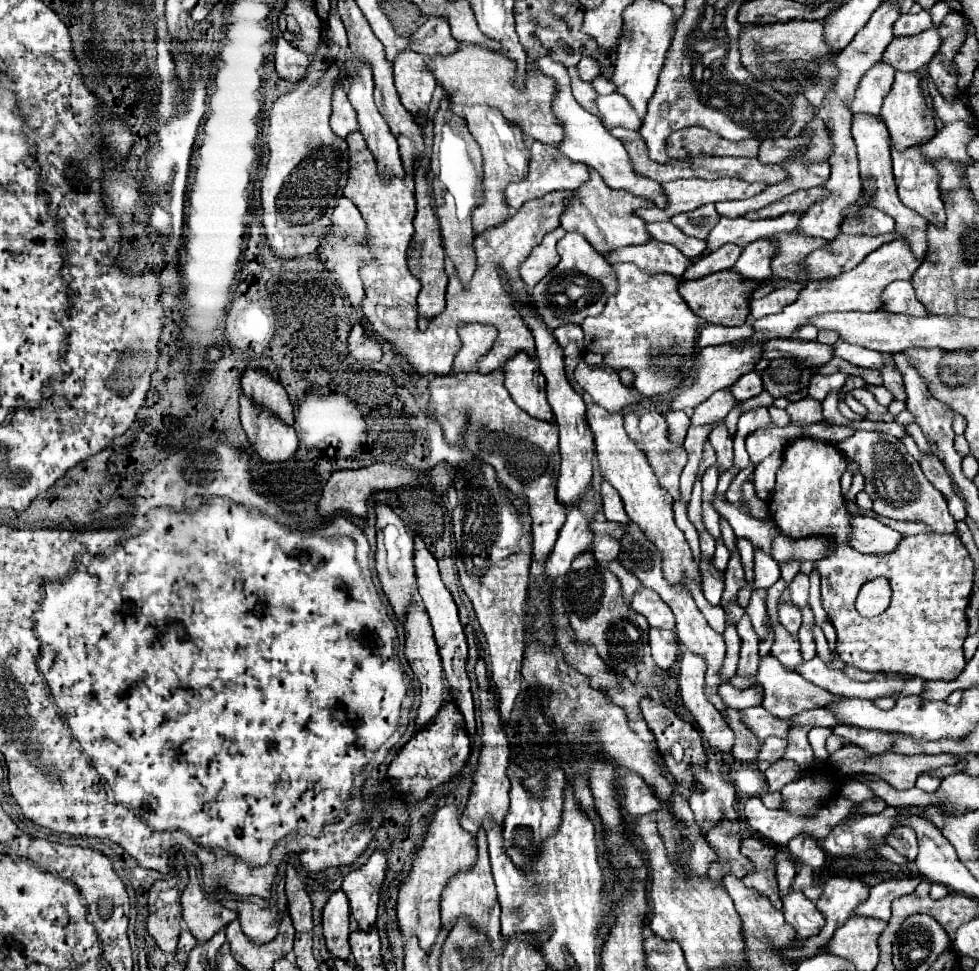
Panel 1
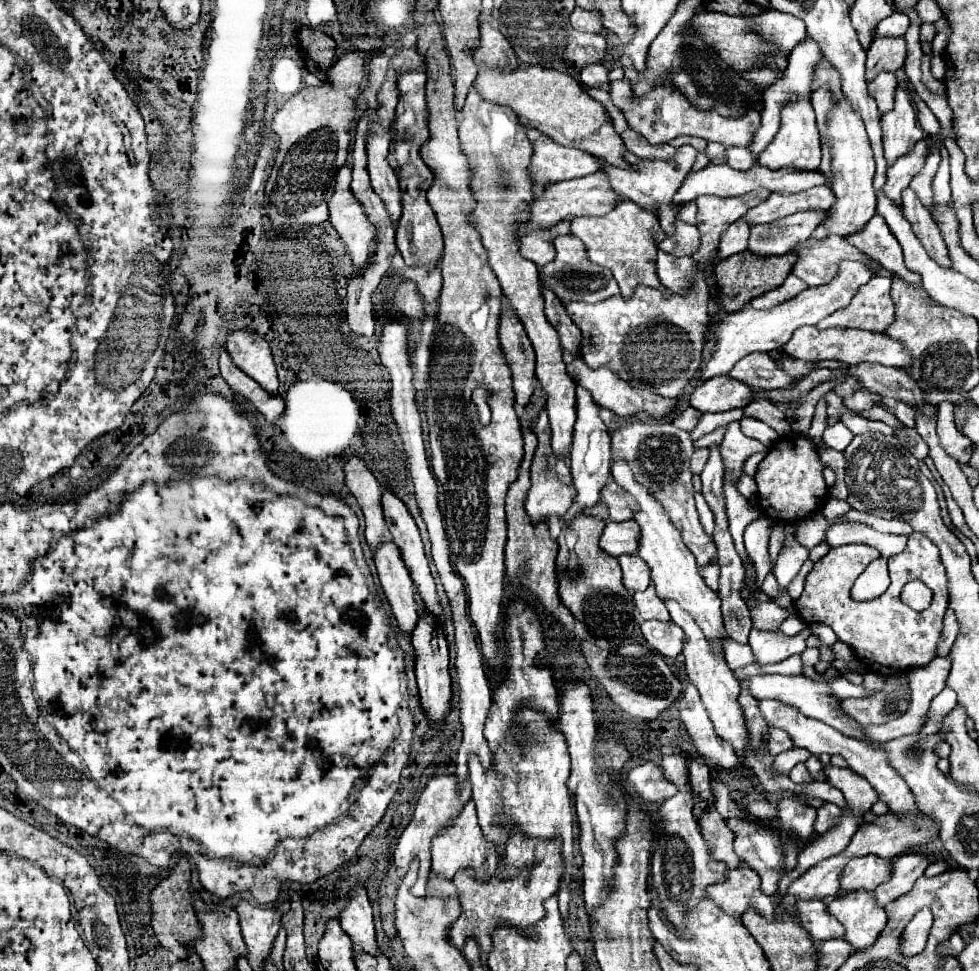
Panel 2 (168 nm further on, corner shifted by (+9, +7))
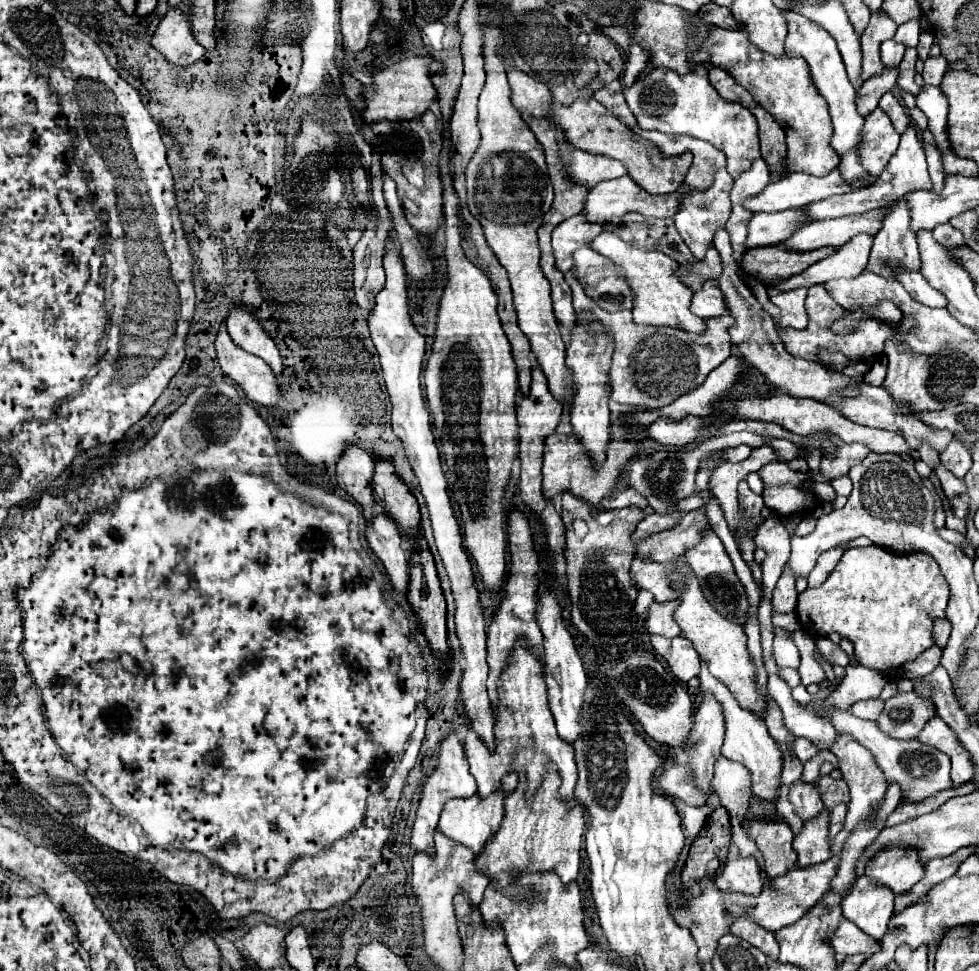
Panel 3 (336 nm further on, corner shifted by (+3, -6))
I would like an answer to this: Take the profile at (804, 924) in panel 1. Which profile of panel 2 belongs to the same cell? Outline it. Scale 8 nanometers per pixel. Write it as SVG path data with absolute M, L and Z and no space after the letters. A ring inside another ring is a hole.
M797 899L797 921L813 941L843 937L843 925L831 919L821 899Z

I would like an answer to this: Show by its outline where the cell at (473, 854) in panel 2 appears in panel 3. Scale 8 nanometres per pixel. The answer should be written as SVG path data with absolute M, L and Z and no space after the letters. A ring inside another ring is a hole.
M509 772L505 776L505 780L501 780L501 788L497 788L497 792L489 794L487 798L481 798L479 794L473 794L471 798L455 798L455 800L447 800L441 812L441 820L439 820L439 830L449 836L451 840L457 840L469 848L473 848L473 852L481 852L481 848L485 846L485 840L489 836L493 836L493 832L501 826L501 818L503 818L503 798L505 792L511 792L517 786L519 776L515 772Z

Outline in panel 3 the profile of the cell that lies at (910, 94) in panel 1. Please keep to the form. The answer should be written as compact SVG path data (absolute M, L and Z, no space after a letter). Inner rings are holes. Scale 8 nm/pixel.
M911 124L911 128L905 134L901 134L901 144L899 144L897 152L893 154L891 162L887 164L887 168L883 170L883 174L877 178L875 184L871 184L867 188L861 188L861 190L851 190L851 192L841 194L841 196L831 196L831 198L821 200L817 204L809 204L807 206L809 218L813 218L813 220L825 220L825 218L841 218L841 216L861 214L861 212L869 212L873 208L887 206L887 204L903 198L909 192L931 190L933 184L931 184L931 178L929 178L929 172L927 172L925 152L923 152L921 146L923 144L921 144L921 140L919 140L919 136L915 132L915 126Z

